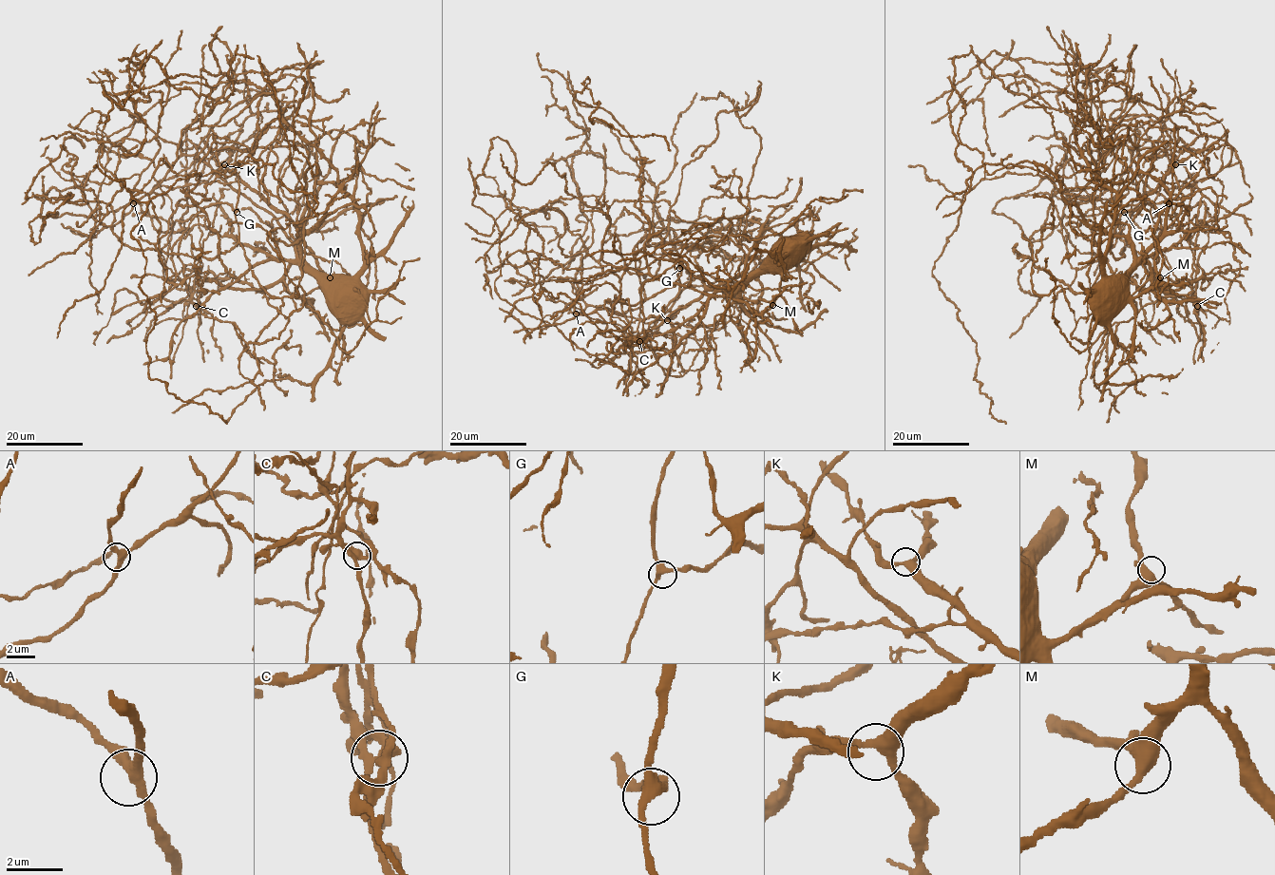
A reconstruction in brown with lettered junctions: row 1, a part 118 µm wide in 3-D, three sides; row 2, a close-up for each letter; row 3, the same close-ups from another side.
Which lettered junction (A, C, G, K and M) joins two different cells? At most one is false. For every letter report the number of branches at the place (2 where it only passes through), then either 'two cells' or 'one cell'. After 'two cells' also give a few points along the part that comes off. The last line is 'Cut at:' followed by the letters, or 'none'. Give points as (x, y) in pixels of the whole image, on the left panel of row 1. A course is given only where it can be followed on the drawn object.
A: 3 branches meet; one cell
C: 3 branches meet; two cells; foreign part runs (196, 306), (199, 304), (190, 288), (165, 265), (161, 254), (170, 232), (172, 209), (171, 199), (153, 175)
G: 3 branches meet; one cell
K: 3 branches meet; one cell
M: 3 branches meet; one cell
Cut at: C

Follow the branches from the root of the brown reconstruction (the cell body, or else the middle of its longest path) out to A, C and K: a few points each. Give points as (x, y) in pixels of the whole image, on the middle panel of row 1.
A: (779, 247), (743, 284), (740, 294), (713, 324), (685, 327), (653, 317), (625, 317), (606, 310), (576, 313)
C: (779, 247), (756, 271), (731, 289), (719, 289), (692, 316), (663, 333), (637, 336), (639, 341)
K: (779, 247), (751, 276), (738, 274), (728, 281), (708, 287), (667, 320)

